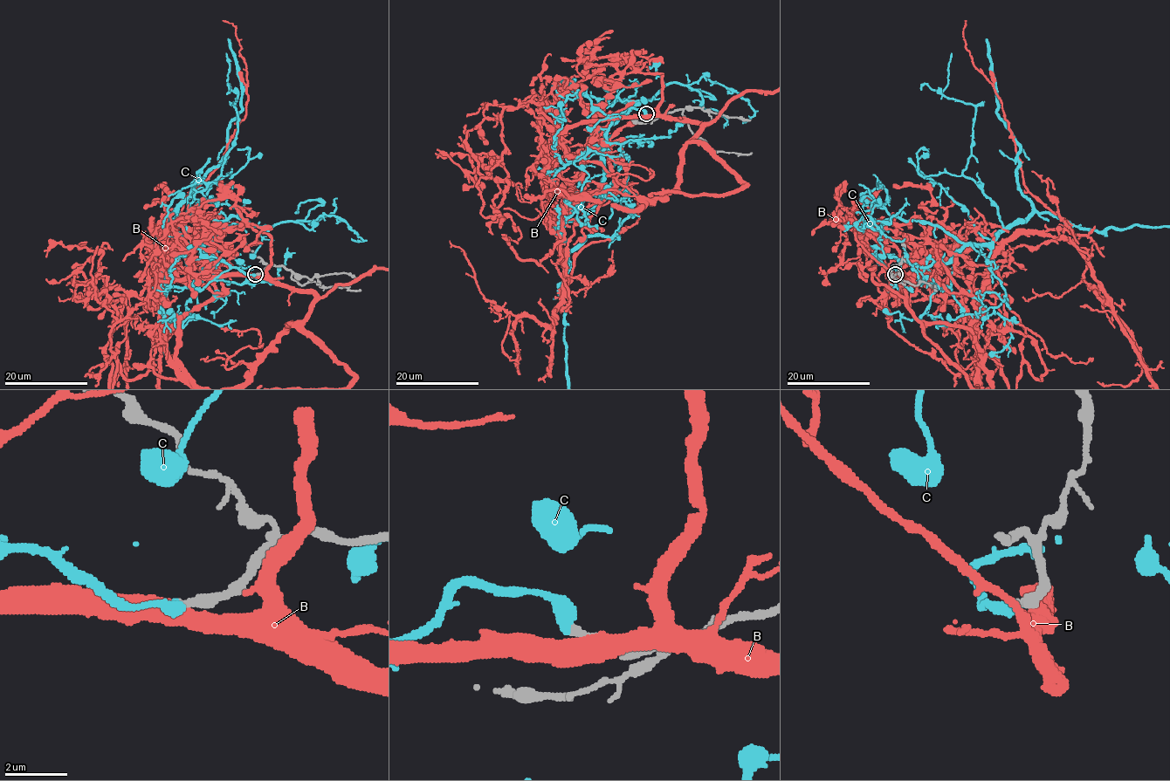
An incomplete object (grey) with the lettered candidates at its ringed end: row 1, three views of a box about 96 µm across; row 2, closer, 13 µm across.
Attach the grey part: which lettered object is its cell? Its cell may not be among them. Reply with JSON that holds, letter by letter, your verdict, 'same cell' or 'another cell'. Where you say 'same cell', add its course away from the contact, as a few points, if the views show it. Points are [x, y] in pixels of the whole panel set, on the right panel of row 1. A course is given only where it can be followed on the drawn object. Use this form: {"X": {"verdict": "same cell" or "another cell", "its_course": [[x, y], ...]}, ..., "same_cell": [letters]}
{"B": {"verdict": "another cell"}, "C": {"verdict": "same cell"}, "same_cell": ["C"]}

